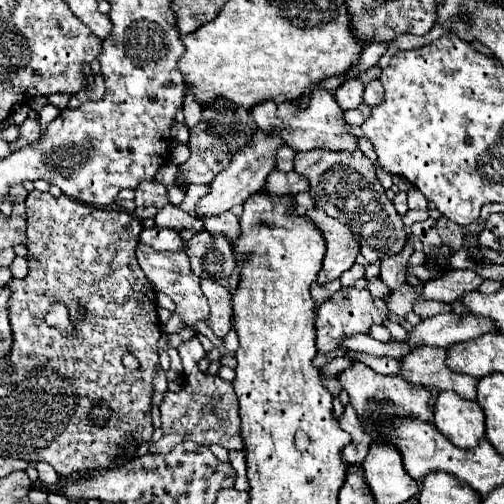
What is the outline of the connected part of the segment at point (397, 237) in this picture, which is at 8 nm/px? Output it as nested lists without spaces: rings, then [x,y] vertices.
[[[314,150],[314,152],[296,152],[294,156],[294,172],[304,176],[310,184],[310,194],[314,198],[314,206],[322,208],[328,216],[338,218],[340,222],[352,228],[352,234],[360,242],[360,254],[372,264],[376,260],[390,258],[398,254],[406,246],[406,226],[400,214],[394,210],[392,202],[386,196],[380,180],[376,178],[374,164],[360,150],[352,152],[330,152],[330,150]]]

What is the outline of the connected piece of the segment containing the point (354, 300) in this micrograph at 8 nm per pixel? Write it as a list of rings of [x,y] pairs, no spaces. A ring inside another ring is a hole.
[[[348,286],[348,288],[340,288],[330,300],[326,300],[318,312],[316,312],[316,348],[318,352],[332,352],[338,348],[338,342],[344,338],[344,336],[350,336],[350,334],[368,334],[370,326],[372,324],[382,324],[384,318],[388,316],[388,310],[386,310],[386,304],[384,300],[380,298],[372,298],[370,292],[366,292],[366,288],[354,288],[354,286]]]

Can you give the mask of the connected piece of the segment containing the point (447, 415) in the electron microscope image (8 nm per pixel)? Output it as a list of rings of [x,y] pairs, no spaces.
[[[440,392],[434,406],[434,426],[458,448],[474,448],[484,438],[484,412],[474,400]]]

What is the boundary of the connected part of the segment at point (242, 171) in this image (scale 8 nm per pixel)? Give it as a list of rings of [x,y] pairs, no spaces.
[[[256,130],[254,134],[254,142],[250,142],[250,146],[246,146],[246,150],[234,154],[230,166],[226,170],[222,170],[208,186],[210,186],[210,192],[204,194],[198,204],[196,204],[196,214],[198,216],[214,216],[214,214],[220,214],[220,212],[226,212],[230,210],[232,206],[236,204],[242,204],[246,202],[252,194],[256,194],[262,186],[264,186],[264,180],[266,176],[272,172],[274,168],[274,150],[278,150],[282,146],[278,134],[274,136],[268,136],[264,134],[262,130]]]

